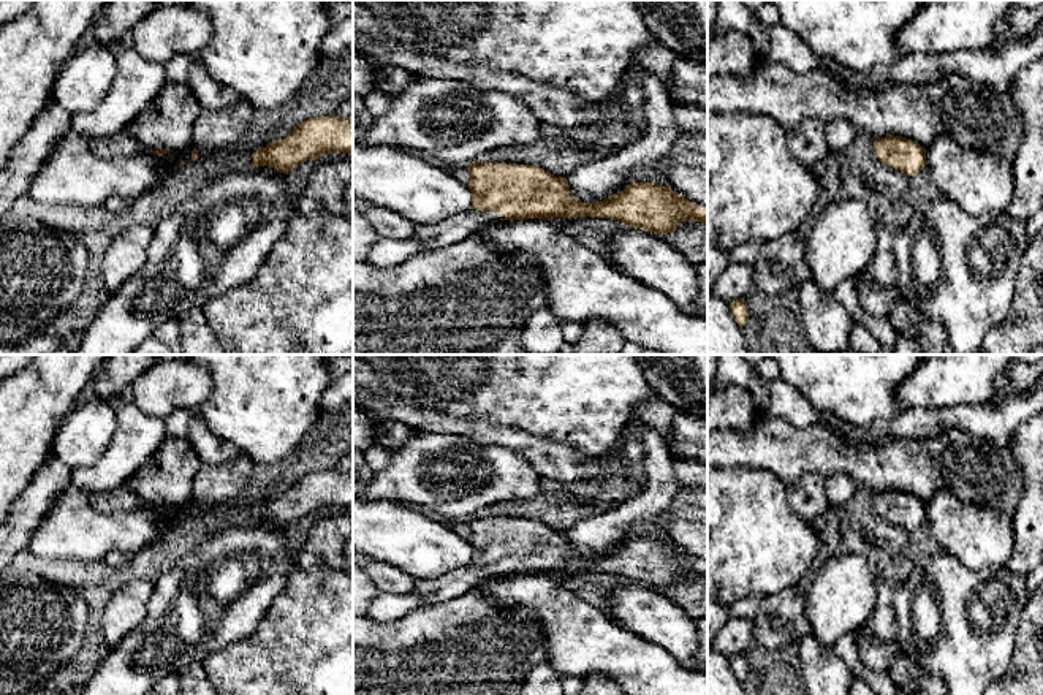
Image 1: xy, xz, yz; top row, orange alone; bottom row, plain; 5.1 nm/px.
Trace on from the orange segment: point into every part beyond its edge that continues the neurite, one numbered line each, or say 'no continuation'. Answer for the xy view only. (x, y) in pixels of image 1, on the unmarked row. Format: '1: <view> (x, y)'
no continuation

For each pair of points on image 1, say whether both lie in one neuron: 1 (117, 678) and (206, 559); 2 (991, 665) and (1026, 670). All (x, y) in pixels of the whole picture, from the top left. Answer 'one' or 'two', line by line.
1: one
2: two

